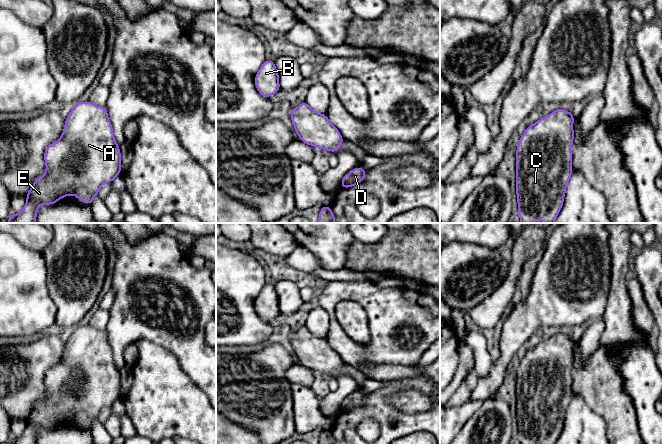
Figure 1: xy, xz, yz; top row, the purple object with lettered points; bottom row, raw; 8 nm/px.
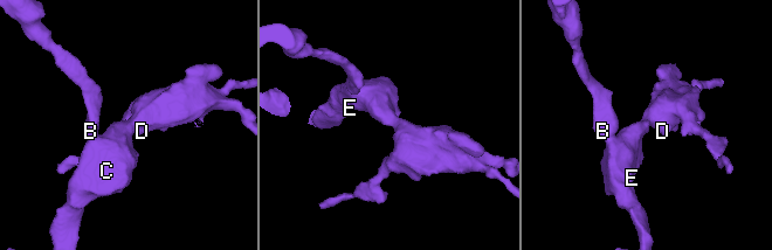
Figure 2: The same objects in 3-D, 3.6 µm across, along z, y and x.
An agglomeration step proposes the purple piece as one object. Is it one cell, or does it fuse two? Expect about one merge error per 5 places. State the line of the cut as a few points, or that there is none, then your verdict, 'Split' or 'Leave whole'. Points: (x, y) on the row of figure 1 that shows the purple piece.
No split. Leave whole

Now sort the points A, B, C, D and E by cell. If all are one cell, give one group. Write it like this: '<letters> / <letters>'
A B C D E

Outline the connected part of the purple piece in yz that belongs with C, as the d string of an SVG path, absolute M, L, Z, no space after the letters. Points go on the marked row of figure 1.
M557 108L527 127L520 138L516 151L516 193L521 223L533 223L536 220L554 223L557 218L573 172L574 119L571 112Z

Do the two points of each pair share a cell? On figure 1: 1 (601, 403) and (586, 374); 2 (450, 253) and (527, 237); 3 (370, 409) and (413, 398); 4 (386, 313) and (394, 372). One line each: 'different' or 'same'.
1: same
2: different
3: different
4: different

